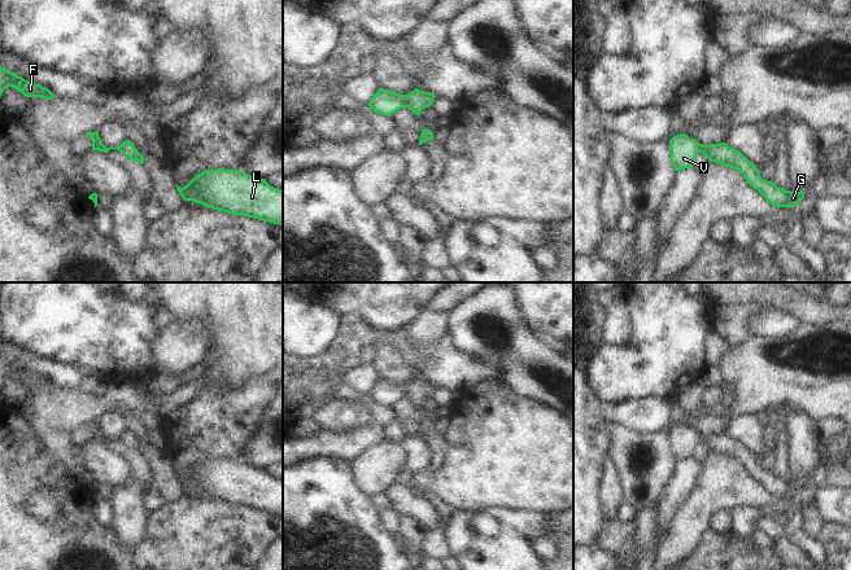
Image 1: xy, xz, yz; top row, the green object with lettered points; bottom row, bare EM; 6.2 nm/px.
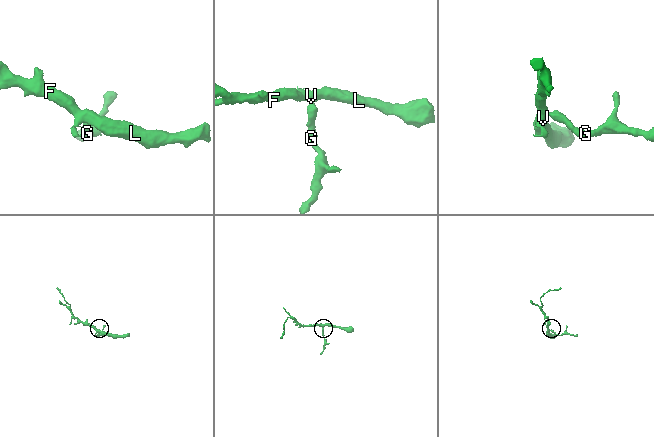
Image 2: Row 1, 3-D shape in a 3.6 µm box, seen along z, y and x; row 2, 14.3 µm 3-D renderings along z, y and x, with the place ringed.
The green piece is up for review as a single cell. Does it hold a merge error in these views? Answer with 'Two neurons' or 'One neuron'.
One neuron.

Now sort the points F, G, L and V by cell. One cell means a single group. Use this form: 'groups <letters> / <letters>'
groups F G L V

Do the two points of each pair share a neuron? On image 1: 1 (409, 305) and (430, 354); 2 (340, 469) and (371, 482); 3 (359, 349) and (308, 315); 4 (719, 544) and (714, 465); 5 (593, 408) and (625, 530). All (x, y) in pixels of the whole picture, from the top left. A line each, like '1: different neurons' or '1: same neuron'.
1: different neurons
2: different neurons
3: different neurons
4: different neurons
5: different neurons

